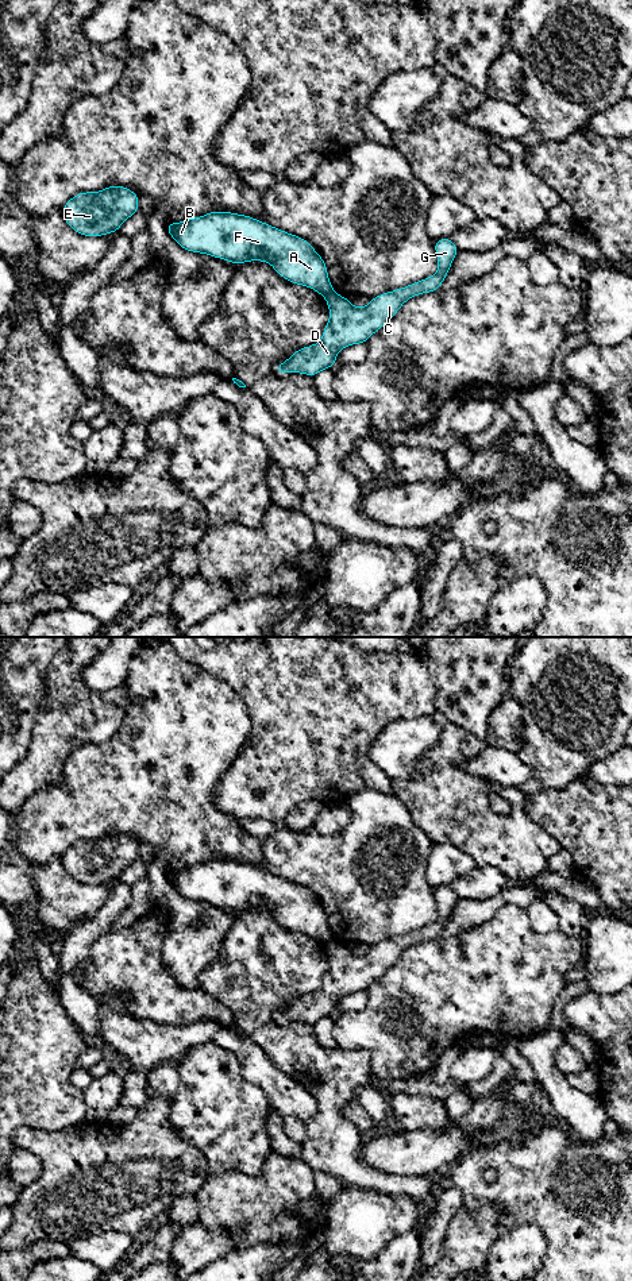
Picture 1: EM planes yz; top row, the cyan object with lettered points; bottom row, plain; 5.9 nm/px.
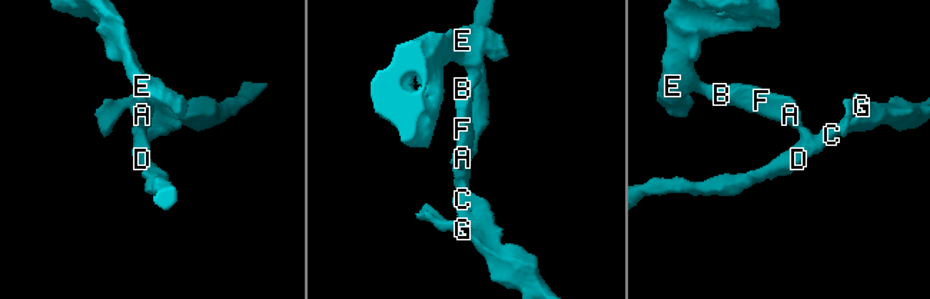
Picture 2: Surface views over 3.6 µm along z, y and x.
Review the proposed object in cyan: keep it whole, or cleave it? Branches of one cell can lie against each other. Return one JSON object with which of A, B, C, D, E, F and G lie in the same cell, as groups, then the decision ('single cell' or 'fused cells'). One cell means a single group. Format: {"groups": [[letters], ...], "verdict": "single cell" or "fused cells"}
{"groups": [["A", "B", "E", "F"], ["C", "D", "G"]], "verdict": "fused cells"}

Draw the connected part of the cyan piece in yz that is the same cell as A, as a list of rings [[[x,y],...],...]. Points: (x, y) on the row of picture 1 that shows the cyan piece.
[[[212,211],[165,227],[185,251],[207,254],[235,266],[267,262],[292,283],[311,288],[323,297],[334,292],[325,262],[308,240],[251,216]]]

